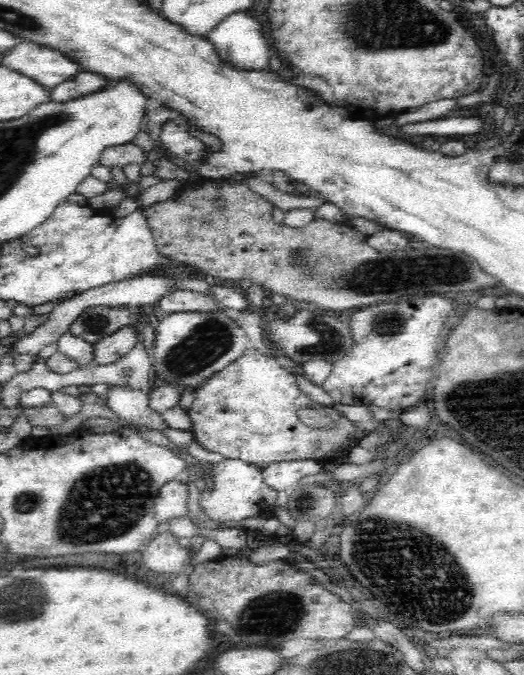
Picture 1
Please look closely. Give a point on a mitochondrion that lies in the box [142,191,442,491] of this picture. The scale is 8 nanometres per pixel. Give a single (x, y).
(206, 344)

